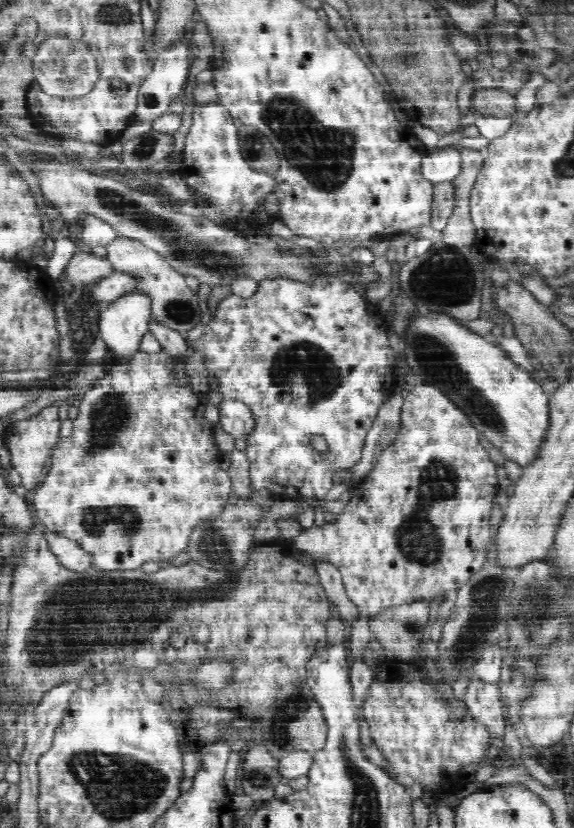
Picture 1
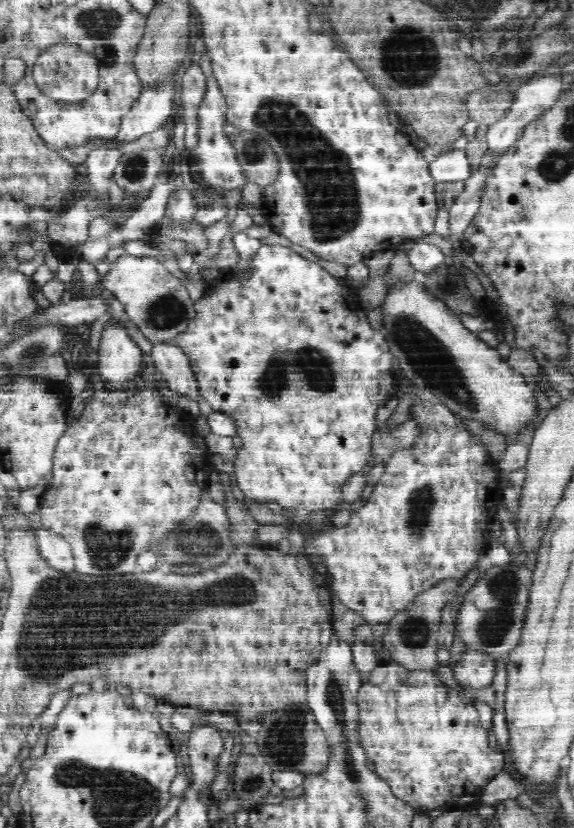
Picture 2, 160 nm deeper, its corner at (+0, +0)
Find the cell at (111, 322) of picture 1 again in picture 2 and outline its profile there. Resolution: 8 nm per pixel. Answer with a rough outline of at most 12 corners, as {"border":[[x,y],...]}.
{"border":[[108,324],[97,362],[106,390],[134,380],[146,357],[120,326]]}

